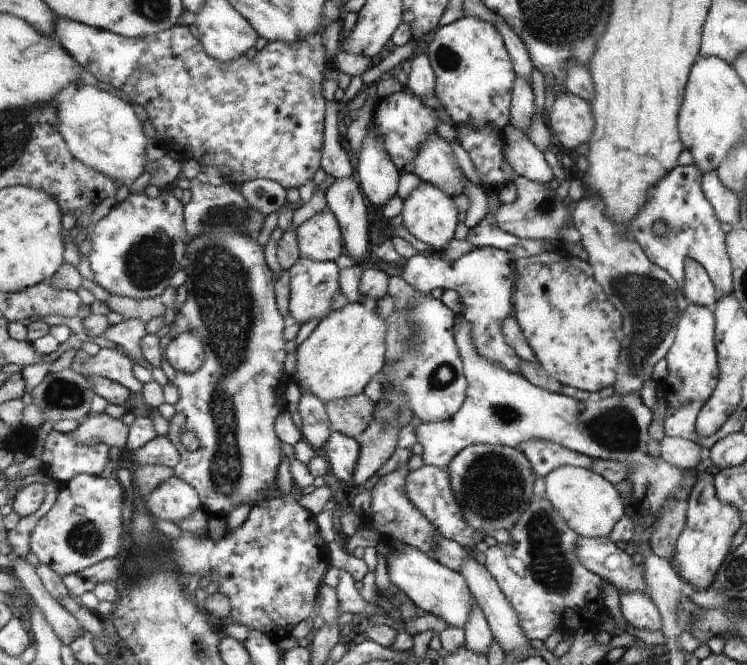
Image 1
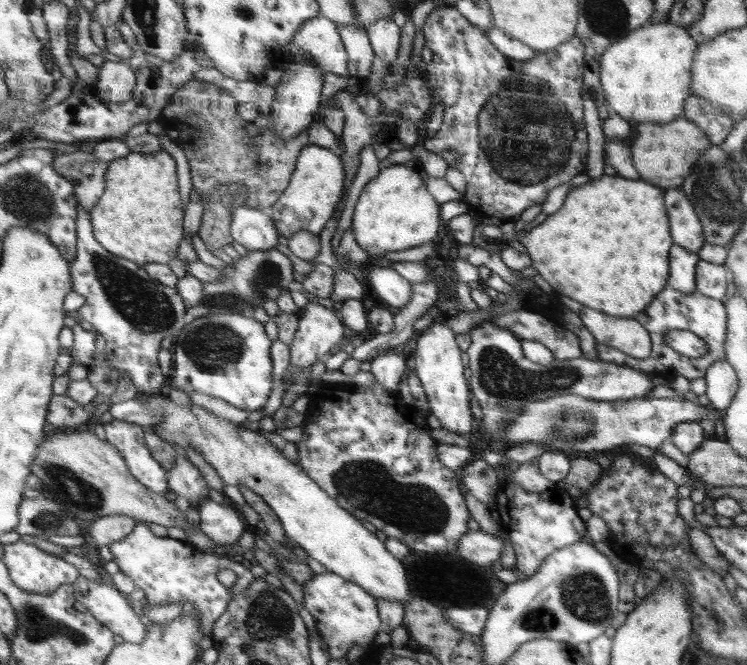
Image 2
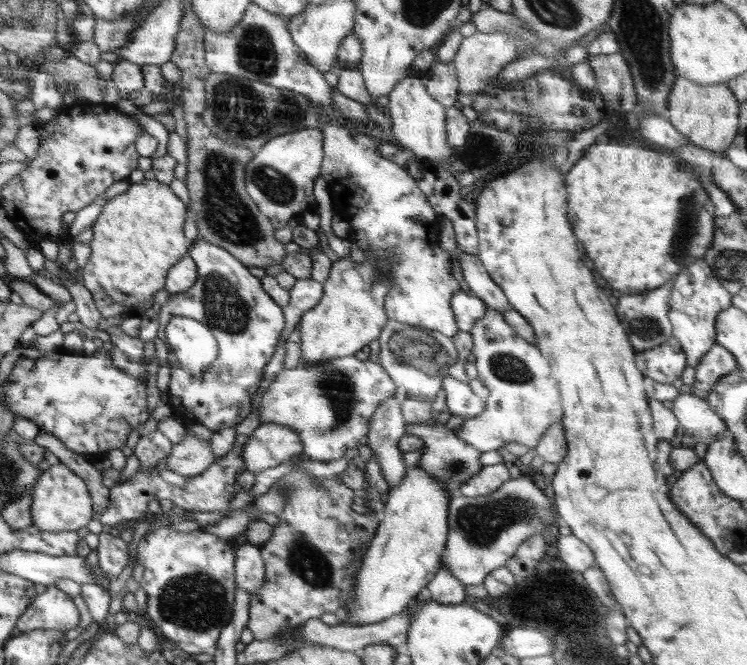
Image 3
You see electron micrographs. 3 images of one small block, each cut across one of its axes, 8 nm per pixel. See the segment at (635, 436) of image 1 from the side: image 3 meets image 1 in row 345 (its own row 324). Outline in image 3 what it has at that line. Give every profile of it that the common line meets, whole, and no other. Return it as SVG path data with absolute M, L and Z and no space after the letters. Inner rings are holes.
M455 292L450 299L450 307L460 330L470 332L477 320L484 317L486 308L481 297L470 292Z

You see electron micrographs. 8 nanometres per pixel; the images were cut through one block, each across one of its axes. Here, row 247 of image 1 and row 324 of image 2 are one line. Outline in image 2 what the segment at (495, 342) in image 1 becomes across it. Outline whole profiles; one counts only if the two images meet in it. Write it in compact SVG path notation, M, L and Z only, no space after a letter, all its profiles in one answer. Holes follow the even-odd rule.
M488 321L481 322L472 327L470 332L471 344L467 348L469 354L470 370L470 388L474 390L474 398L478 400L481 410L484 414L482 426L486 432L492 436L501 438L502 430L508 426L508 423L514 416L522 413L522 407L532 400L542 400L549 395L574 394L583 396L592 400L600 401L627 401L628 399L643 398L654 389L652 386L652 377L648 373L626 365L619 365L602 360L591 360L584 356L575 359L558 360L553 359L549 366L534 363L520 350L520 340L508 332L502 330L494 324L488 324Z

